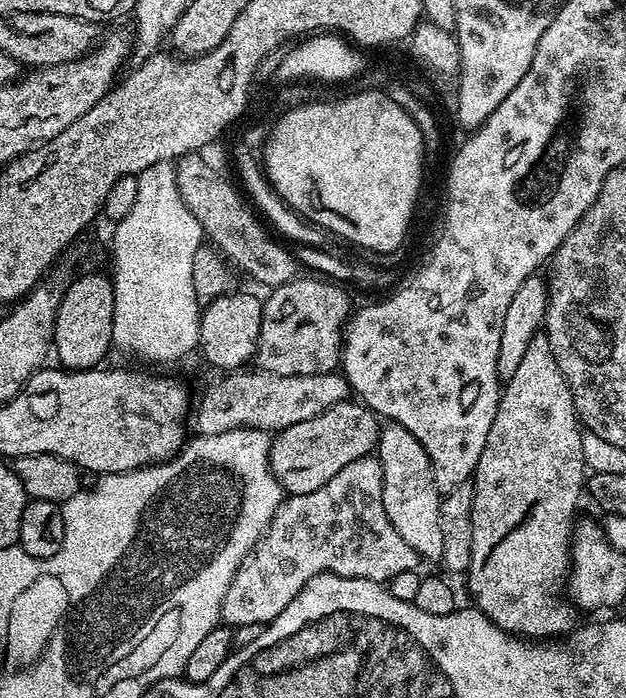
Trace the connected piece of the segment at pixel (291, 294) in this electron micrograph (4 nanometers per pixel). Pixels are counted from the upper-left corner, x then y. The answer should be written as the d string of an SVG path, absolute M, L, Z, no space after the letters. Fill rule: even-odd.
M297 278L271 289L263 301L260 341L256 347L254 364L259 371L273 372L279 376L320 376L324 372L336 372L342 364L342 337L354 311L341 285L324 278L303 280Z

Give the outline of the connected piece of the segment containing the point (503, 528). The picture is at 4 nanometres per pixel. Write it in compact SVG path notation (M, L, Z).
M538 334L526 346L526 354L522 358L522 363L518 370L506 381L502 388L500 405L494 414L494 422L490 426L490 434L486 434L486 446L482 446L482 458L478 458L476 474L471 481L474 490L474 510L472 511L472 541L470 542L470 566L466 573L468 579L468 592L472 595L472 600L478 611L488 619L493 620L504 632L511 632L513 636L521 638L531 638L540 642L545 638L560 638L573 631L577 623L577 609L563 595L562 589L565 587L570 571L570 545L574 535L574 523L572 519L576 516L576 507L580 504L580 492L586 488L586 467L582 454L582 425L576 415L576 407L570 394L568 379L558 370L558 362L550 350L550 342L547 335Z

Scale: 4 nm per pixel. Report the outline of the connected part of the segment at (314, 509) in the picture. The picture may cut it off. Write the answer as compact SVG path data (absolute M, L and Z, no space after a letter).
M373 454L358 458L358 462L350 462L350 466L338 470L338 474L334 474L334 478L326 482L326 486L310 490L310 494L281 499L274 518L264 529L264 535L244 557L226 590L220 607L223 623L228 626L252 622L267 624L269 620L278 618L278 614L282 614L282 610L286 610L290 602L294 602L294 598L304 589L306 582L310 582L310 578L323 572L387 582L394 578L394 574L413 571L418 564L416 551L406 546L402 534L398 534L398 530L394 530L394 526L388 521L386 506L382 502L383 489L380 458Z

